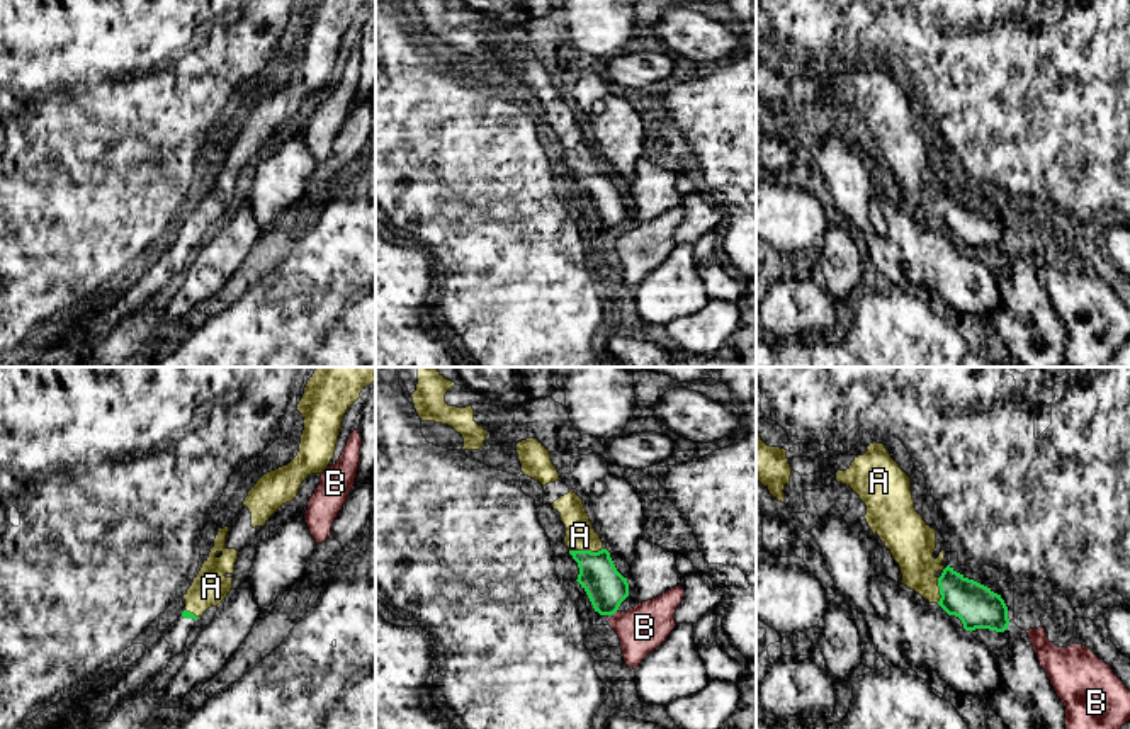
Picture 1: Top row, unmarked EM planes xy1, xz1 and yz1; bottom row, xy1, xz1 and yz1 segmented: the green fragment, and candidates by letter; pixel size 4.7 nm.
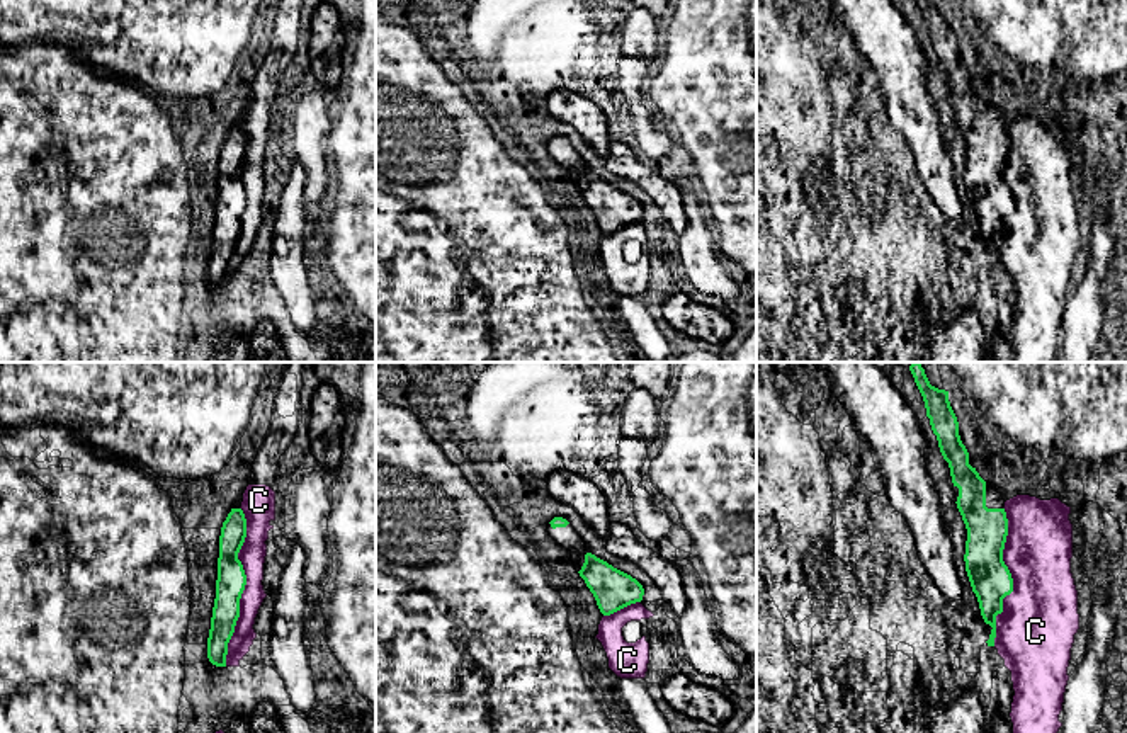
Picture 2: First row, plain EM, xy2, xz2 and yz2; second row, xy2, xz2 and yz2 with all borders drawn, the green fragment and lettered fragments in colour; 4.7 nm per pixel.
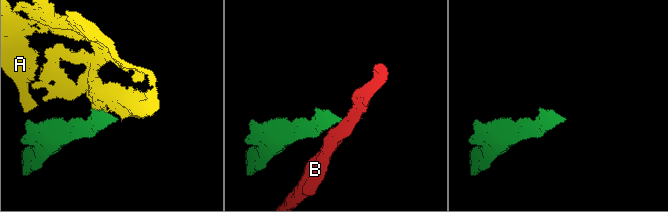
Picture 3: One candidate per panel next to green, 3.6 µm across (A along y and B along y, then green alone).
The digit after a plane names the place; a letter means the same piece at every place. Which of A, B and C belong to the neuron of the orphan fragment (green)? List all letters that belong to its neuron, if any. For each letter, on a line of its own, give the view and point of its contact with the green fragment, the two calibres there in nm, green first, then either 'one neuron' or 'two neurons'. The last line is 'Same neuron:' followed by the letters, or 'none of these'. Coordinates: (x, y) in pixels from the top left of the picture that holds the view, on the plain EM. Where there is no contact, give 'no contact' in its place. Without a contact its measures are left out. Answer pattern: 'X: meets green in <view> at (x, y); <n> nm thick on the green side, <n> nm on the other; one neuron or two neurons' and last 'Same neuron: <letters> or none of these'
A: meets green in xz1 at (585, 170); 190 nm thick on the green side, 140 nm on the other; one neuron
B: meets green in xz1 at (614, 231); 190 nm thick on the green side, 220 nm on the other; two neurons
C: meets green in xy2 at (243, 206); 140 nm thick on the green side, 130 nm on the other; two neurons
Same neuron: A

